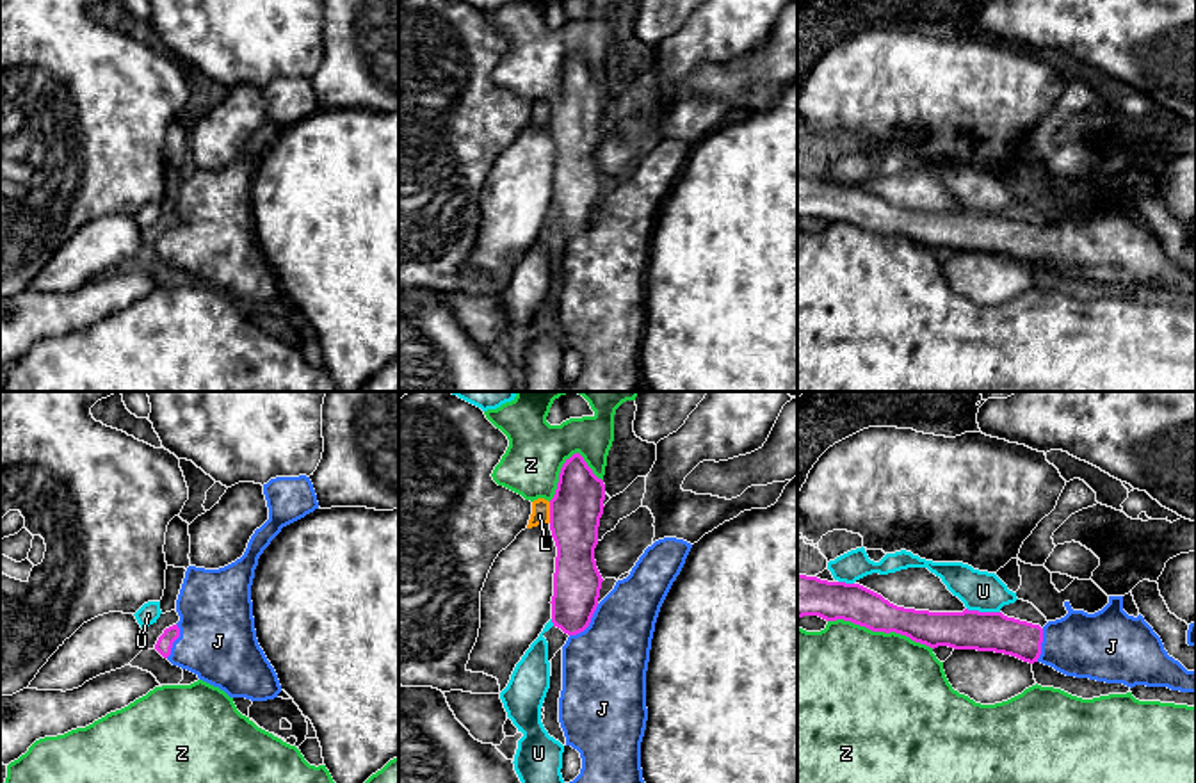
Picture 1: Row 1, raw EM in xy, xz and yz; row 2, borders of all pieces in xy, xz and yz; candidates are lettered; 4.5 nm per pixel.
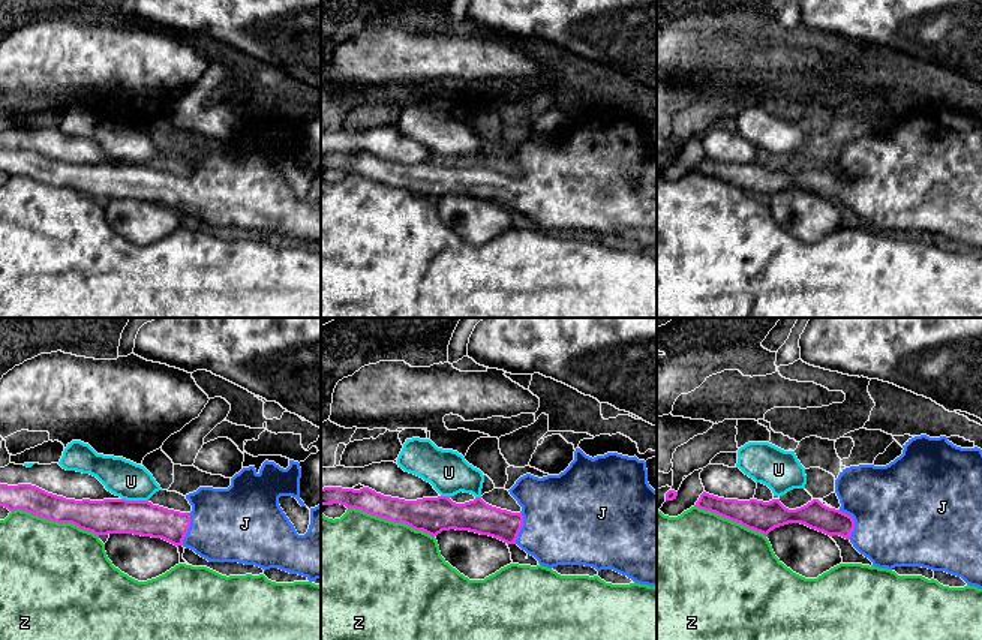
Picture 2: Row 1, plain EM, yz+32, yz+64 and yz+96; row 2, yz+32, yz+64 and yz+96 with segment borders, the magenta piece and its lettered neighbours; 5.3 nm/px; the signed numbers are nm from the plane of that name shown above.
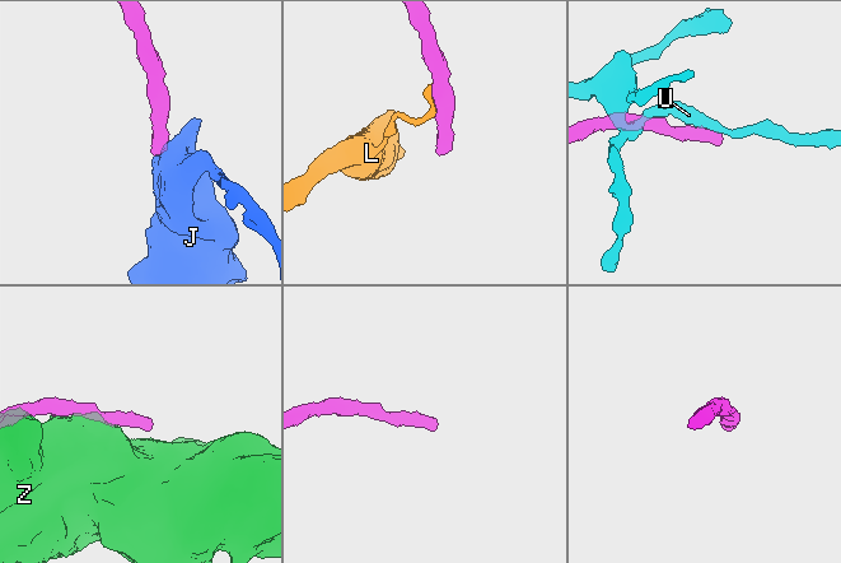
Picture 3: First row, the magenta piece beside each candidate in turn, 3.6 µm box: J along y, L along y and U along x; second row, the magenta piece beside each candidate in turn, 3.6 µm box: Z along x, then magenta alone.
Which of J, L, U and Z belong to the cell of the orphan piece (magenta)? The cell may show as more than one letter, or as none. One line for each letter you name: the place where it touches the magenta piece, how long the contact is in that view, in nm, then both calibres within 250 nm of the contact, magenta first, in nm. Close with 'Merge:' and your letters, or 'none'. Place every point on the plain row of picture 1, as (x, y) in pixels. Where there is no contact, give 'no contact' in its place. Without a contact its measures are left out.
J: xz (589, 223) | 200 nm | 220/380 nm
Merge: J

